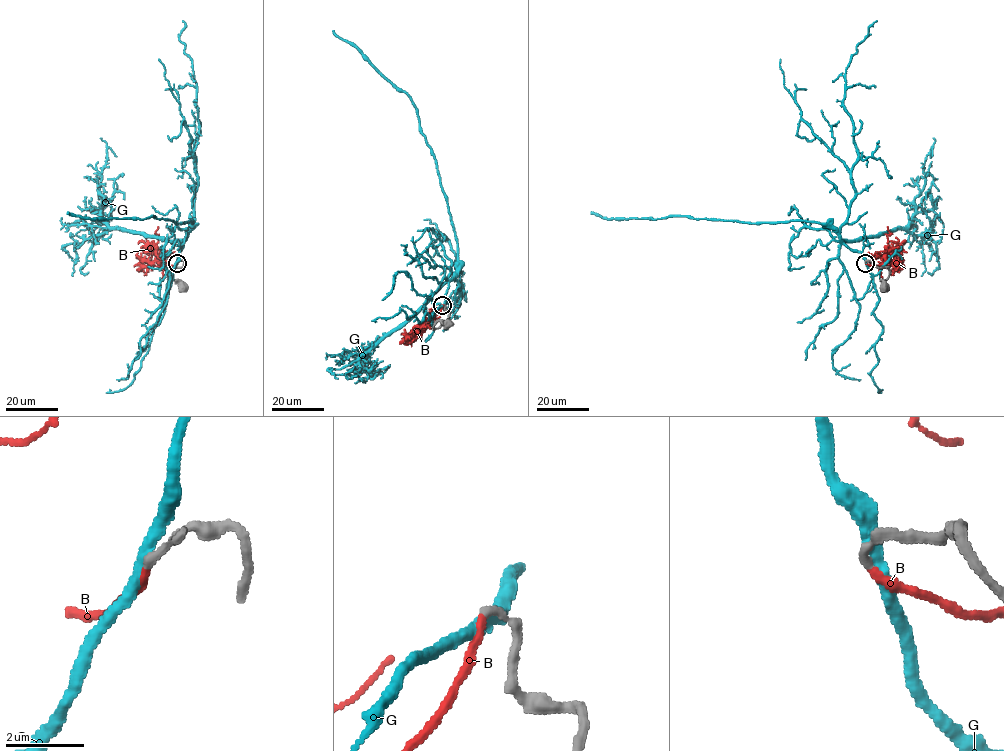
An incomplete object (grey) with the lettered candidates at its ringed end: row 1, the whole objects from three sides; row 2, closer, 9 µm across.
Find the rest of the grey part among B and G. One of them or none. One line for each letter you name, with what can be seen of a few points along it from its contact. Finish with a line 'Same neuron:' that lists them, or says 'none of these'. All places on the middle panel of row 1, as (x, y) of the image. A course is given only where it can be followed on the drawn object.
B: it runs (443, 304), (433, 319), (419, 332), (424, 326)
Same neuron: B

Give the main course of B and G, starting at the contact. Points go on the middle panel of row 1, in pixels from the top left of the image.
B: (443, 304), (433, 319), (419, 332), (424, 326)
G: (443, 304), (457, 270), (457, 239), (418, 110), (405, 92), (333, 30)

